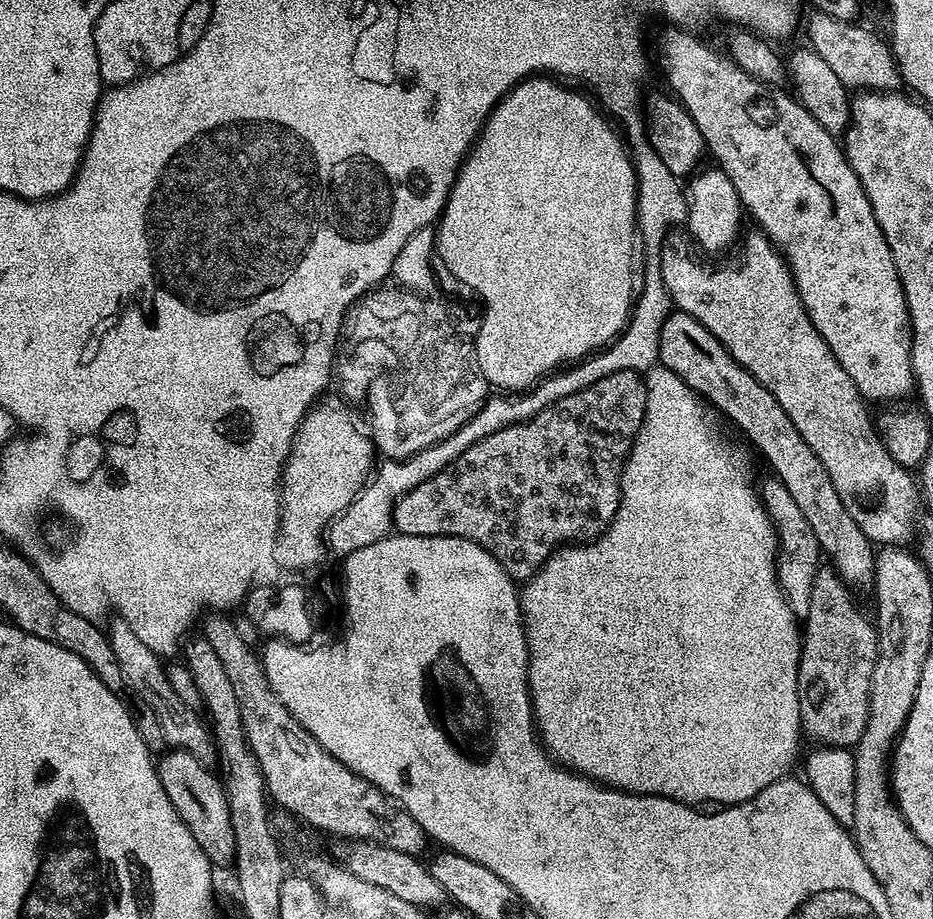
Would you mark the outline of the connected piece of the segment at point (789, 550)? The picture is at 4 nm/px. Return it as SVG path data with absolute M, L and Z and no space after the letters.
M768 478L764 489L759 489L758 495L764 502L764 509L769 518L772 519L772 525L776 528L776 577L780 588L788 599L792 613L798 618L803 618L810 610L810 590L814 586L816 573L822 567L820 543L818 538L814 538L814 530L810 530L810 522L806 522L802 510L798 510L798 502L790 498L790 490L786 490L780 480Z

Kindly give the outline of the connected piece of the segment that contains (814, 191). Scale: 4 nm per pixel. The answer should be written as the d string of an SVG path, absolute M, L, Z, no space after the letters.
M672 26L668 33L660 40L660 64L668 68L668 84L671 95L683 104L684 108L694 118L698 130L704 135L705 149L713 156L718 167L729 176L730 182L734 184L734 190L738 190L738 198L741 205L757 220L759 231L763 232L777 248L780 255L788 262L792 269L792 277L796 280L798 290L804 309L808 311L809 318L814 322L818 334L830 346L834 358L850 374L854 386L860 391L865 401L892 400L888 402L900 402L903 396L913 395L914 381L912 379L912 323L908 317L908 303L902 290L902 282L898 278L898 270L894 266L894 258L890 254L890 246L882 234L882 226L878 226L878 218L874 218L874 210L862 190L862 182L858 182L858 174L848 165L848 159L844 157L844 149L841 141L835 135L829 133L817 122L803 107L795 95L783 92L780 88L772 88L771 83L758 82L750 74L736 65L731 55L719 52L708 44L703 44L696 36L688 32L679 32L679 27Z

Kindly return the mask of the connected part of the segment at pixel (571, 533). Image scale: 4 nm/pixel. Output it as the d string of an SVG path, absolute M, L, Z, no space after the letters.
M618 370L566 398L556 400L538 414L531 416L529 420L511 424L482 438L482 442L474 442L474 446L458 454L458 458L454 458L454 462L446 466L446 470L434 474L434 478L426 478L422 486L416 486L414 490L406 493L401 500L396 502L396 508L392 512L393 529L402 536L457 536L466 538L470 542L478 542L478 546L482 546L487 552L494 554L494 558L498 558L498 562L509 572L513 580L517 582L531 580L537 570L548 561L548 557L561 546L572 546L577 542L596 540L599 536L603 536L605 530L612 525L612 520L616 517L616 511L620 506L620 473L624 461L627 460L632 450L632 443L635 442L636 435L640 433L640 428L644 425L647 397L644 377L641 373Z

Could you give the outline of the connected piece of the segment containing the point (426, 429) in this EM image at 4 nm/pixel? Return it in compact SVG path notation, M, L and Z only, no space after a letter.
M341 335L334 372L337 377L340 375L343 399L364 411L375 451L390 460L409 460L414 454L450 438L478 414L490 396L489 384L480 384L480 376L472 372L472 344L352 344L352 340Z

